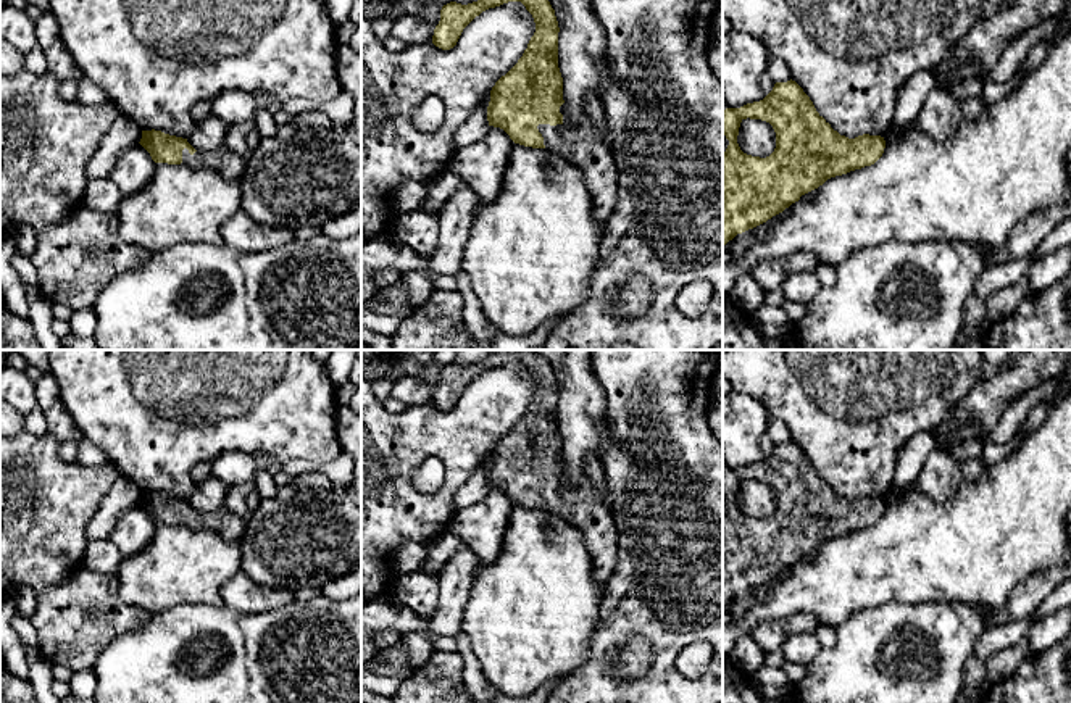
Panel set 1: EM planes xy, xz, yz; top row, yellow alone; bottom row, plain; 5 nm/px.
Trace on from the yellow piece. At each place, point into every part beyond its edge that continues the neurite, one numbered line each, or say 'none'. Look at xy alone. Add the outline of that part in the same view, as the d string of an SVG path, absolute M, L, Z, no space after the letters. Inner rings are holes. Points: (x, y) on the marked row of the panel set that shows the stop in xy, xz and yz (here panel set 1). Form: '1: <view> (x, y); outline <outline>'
1: xy (228, 163); outline M221 147L211 152L189 153L182 150L182 164L190 168L205 168L219 173L224 179L239 182L245 171L245 158L239 156L227 147Z

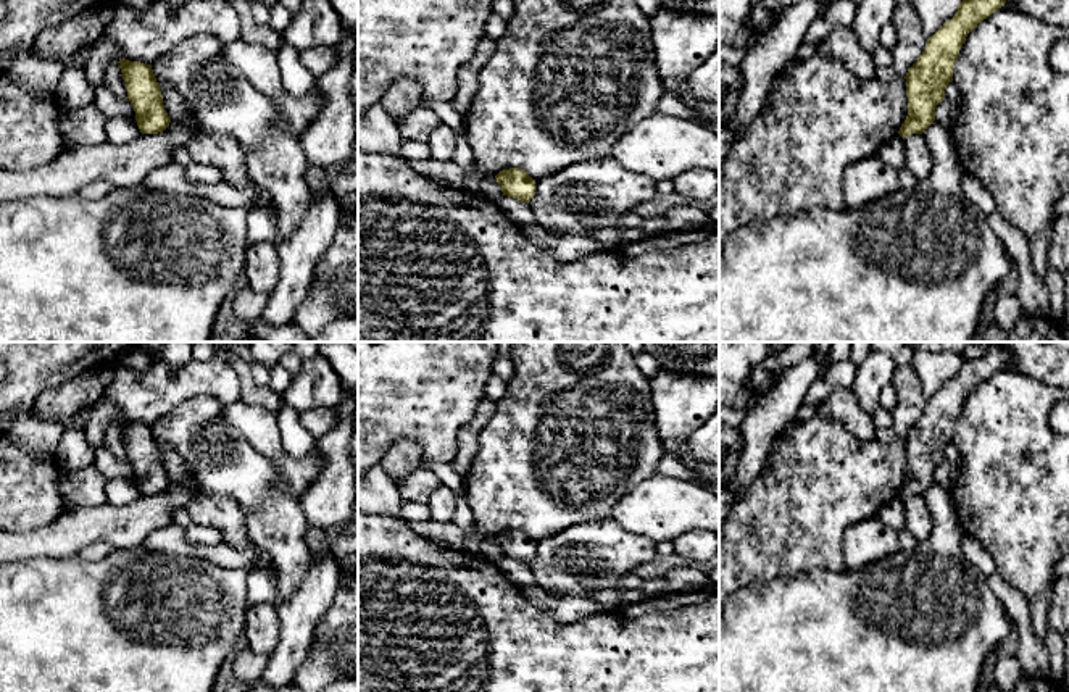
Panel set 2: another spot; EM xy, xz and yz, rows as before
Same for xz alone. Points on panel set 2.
none

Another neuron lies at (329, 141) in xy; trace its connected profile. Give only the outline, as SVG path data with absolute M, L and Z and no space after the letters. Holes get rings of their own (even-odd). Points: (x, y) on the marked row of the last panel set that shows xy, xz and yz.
M329 0L343 21L347 37L337 45L340 60L316 79L326 105L316 121L298 137L310 166L327 169L343 165L356 144L358 110L350 100L348 85L358 47L358 0Z

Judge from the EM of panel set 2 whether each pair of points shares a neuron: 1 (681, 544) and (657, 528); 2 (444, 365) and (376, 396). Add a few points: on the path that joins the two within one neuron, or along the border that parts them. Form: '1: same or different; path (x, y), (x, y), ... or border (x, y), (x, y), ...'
1: different; border (702, 529), (689, 529), (671, 541)
2: same; path (428, 365), (407, 365), (392, 379)

